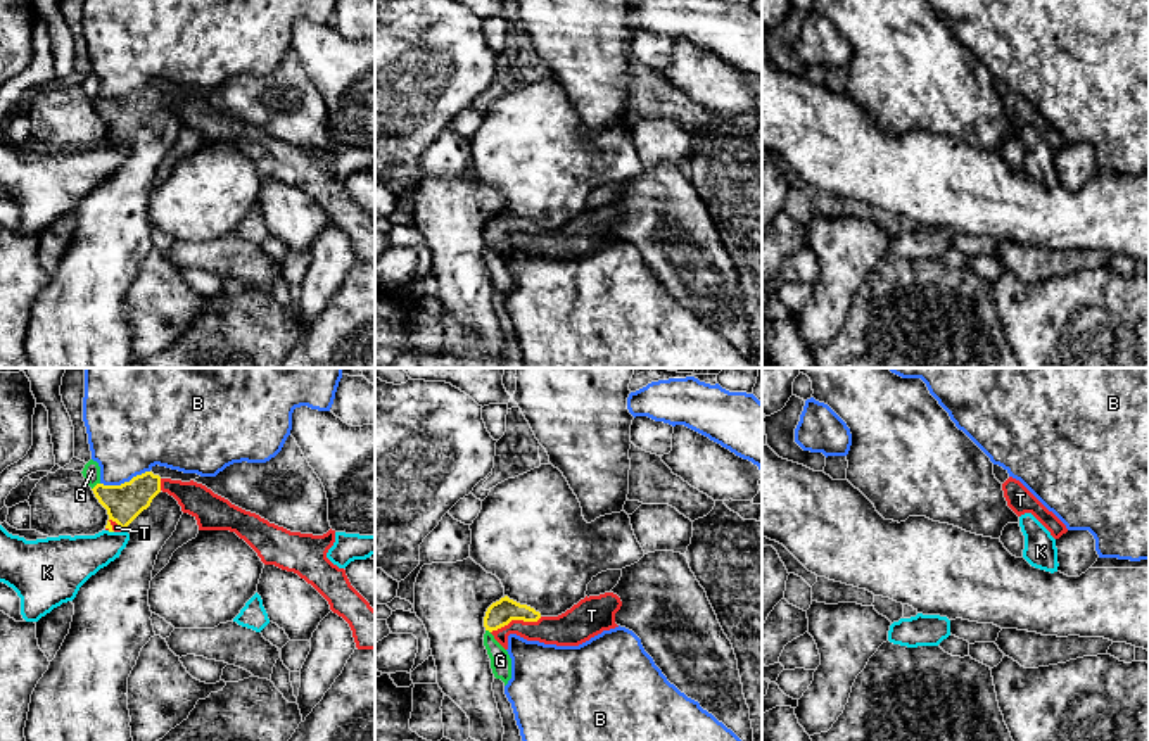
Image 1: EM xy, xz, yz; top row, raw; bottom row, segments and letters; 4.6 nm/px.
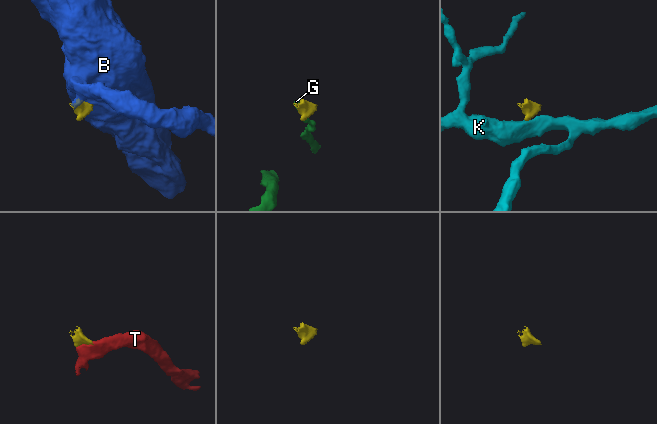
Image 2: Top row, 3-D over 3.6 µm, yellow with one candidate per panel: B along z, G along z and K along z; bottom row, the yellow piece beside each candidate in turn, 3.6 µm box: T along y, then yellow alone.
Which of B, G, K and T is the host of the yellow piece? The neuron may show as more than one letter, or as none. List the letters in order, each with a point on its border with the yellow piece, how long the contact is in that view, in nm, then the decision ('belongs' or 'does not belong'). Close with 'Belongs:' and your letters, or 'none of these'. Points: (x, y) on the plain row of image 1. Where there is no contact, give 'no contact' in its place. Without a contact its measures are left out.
B: xy (125, 95) | 240 nm | does not belong
G: xy (95, 99) | 50 nm | does not belong
K: xy (111, 144) | 30 nm | does not belong
T: xz (515, 232) | 260 nm | belongs
Belongs: T

